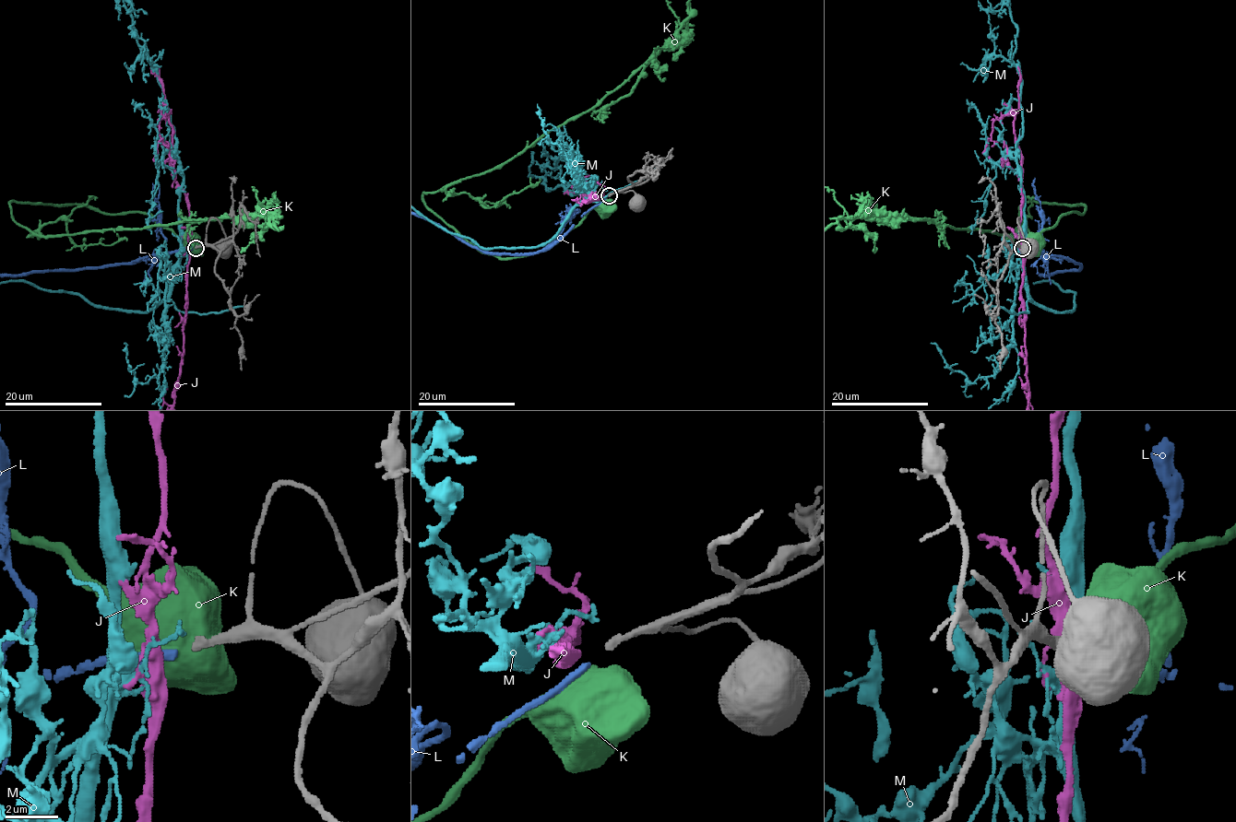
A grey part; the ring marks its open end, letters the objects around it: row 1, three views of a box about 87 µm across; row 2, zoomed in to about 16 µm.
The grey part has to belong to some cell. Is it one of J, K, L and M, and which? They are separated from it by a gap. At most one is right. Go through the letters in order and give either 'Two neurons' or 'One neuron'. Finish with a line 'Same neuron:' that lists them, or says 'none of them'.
J: Two neurons
K: Two neurons
L: One neuron
M: Two neurons
Same neuron: L

